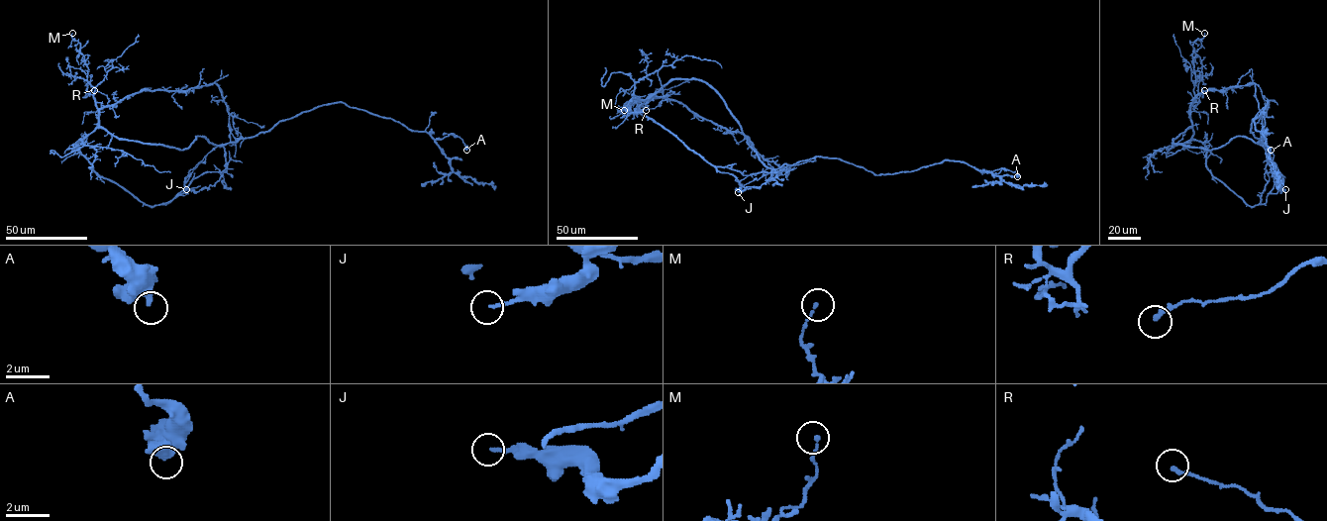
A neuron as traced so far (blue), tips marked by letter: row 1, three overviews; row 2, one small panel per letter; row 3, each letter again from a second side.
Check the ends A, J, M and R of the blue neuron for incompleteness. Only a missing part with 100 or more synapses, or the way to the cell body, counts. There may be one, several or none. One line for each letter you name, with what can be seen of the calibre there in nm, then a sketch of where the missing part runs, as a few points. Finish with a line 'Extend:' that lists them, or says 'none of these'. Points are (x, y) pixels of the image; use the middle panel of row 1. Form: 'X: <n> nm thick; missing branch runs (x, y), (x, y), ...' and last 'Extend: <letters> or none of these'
Extend: none of these

